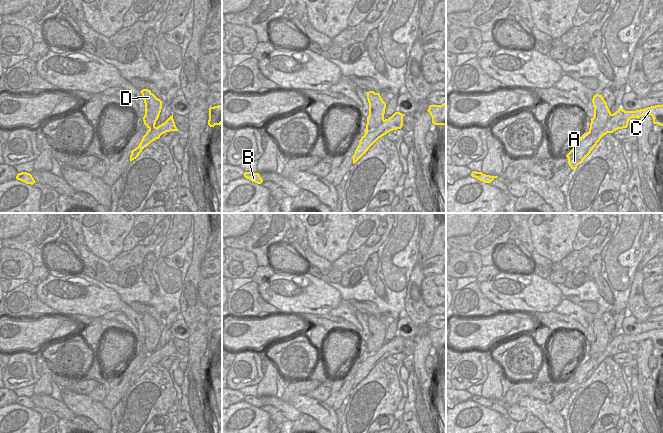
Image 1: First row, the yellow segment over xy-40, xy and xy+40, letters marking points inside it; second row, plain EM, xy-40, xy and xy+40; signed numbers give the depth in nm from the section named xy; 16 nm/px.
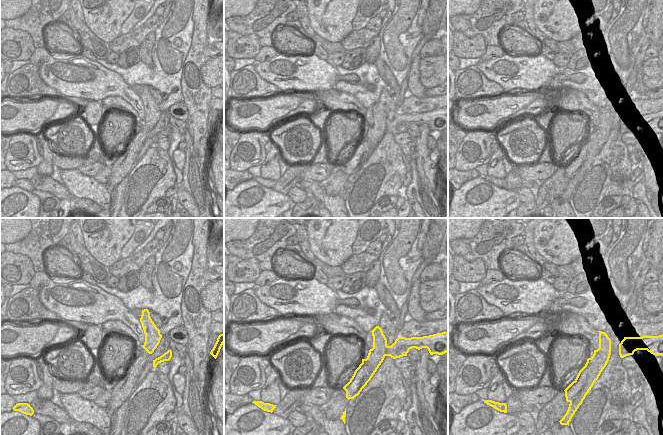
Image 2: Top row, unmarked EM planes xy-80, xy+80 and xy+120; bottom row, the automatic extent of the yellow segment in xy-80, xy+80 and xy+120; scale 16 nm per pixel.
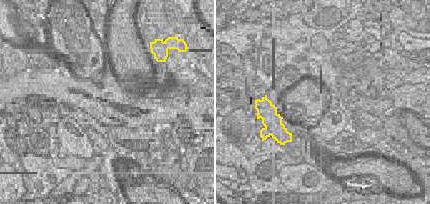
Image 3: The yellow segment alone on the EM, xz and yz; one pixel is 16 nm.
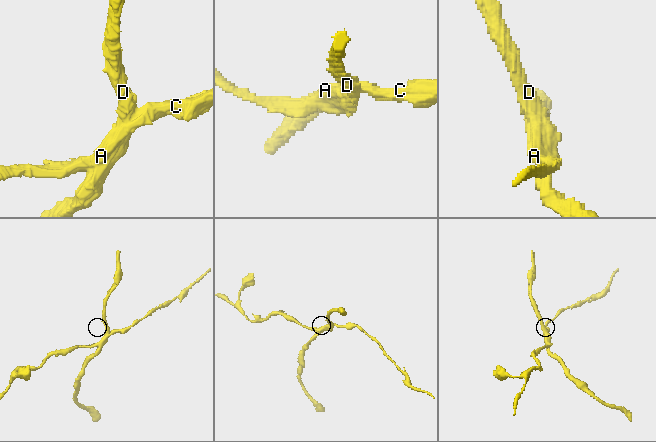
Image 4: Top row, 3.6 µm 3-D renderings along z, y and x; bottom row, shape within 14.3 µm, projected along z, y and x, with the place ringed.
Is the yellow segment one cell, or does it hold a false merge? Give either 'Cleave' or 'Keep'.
Cleave

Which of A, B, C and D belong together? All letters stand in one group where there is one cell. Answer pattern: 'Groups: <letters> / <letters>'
Groups: A B C / D

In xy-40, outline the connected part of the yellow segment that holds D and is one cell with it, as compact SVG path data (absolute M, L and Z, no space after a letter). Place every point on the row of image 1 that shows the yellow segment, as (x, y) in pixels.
M148 89L141 90L141 94L145 103L144 124L149 129L155 128L156 121L162 109L162 101Z

